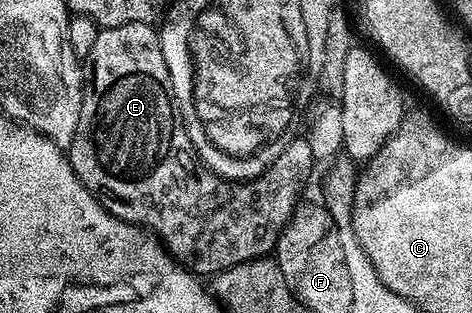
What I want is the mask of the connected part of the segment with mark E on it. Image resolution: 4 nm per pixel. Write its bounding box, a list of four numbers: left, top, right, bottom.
[69,23,315,277]

